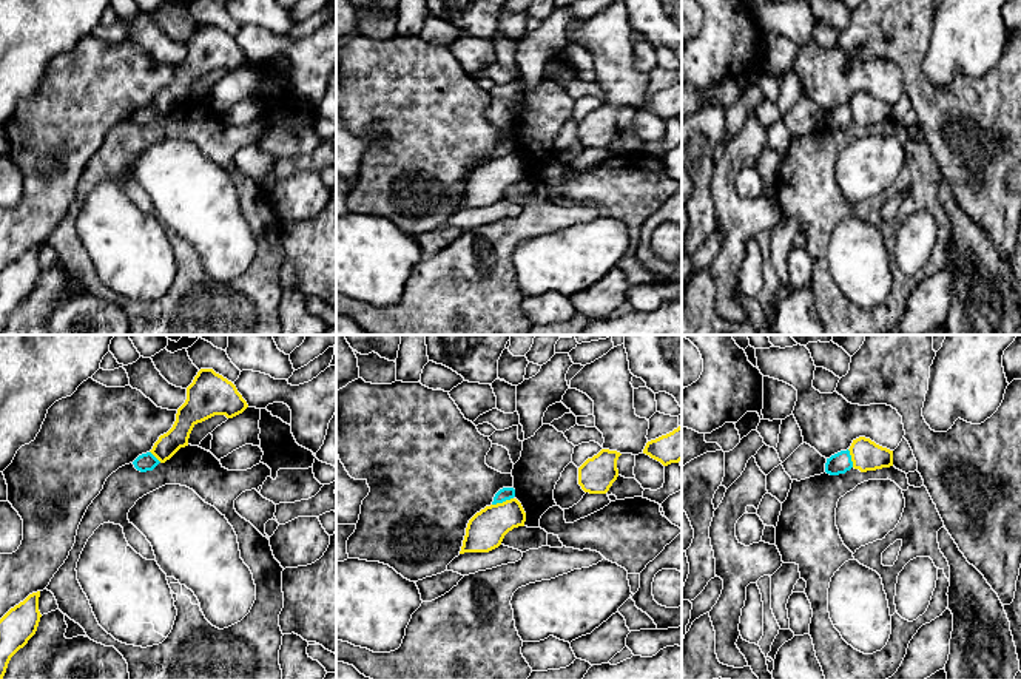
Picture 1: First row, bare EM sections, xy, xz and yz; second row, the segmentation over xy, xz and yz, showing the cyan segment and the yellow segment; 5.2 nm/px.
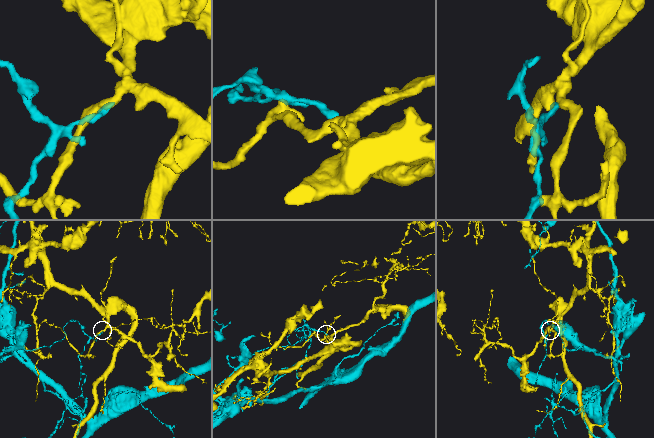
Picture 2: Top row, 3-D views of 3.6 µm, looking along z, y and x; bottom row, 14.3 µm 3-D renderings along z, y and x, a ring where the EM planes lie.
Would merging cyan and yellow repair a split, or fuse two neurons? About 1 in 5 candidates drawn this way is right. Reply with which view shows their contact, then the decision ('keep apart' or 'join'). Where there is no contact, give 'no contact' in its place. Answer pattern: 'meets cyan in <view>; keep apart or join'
meets cyan in xz; keep apart

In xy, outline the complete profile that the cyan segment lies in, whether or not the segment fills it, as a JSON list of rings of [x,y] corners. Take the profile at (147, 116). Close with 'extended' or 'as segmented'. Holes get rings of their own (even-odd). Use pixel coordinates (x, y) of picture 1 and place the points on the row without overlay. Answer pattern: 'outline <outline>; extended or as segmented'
outline [[[151,106],[142,108],[133,116],[134,122],[140,127],[153,125],[159,117]]]; as segmented

